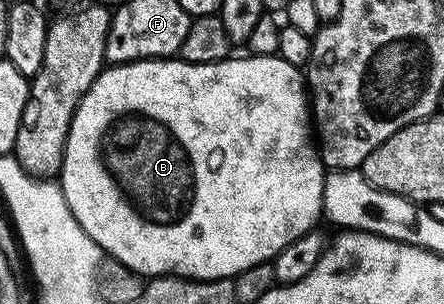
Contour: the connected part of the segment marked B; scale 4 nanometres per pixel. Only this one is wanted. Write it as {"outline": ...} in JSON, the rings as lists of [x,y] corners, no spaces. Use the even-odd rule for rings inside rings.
{"outline":[[[252,55],[247,59],[228,57],[218,63],[187,63],[180,57],[139,59],[136,63],[117,63],[99,72],[89,85],[73,113],[63,150],[63,168],[57,182],[75,220],[89,233],[100,252],[121,261],[144,277],[174,275],[184,279],[234,280],[253,265],[270,263],[297,237],[316,226],[323,215],[323,180],[325,168],[313,142],[313,112],[309,106],[309,88],[300,68],[278,55]]]}

